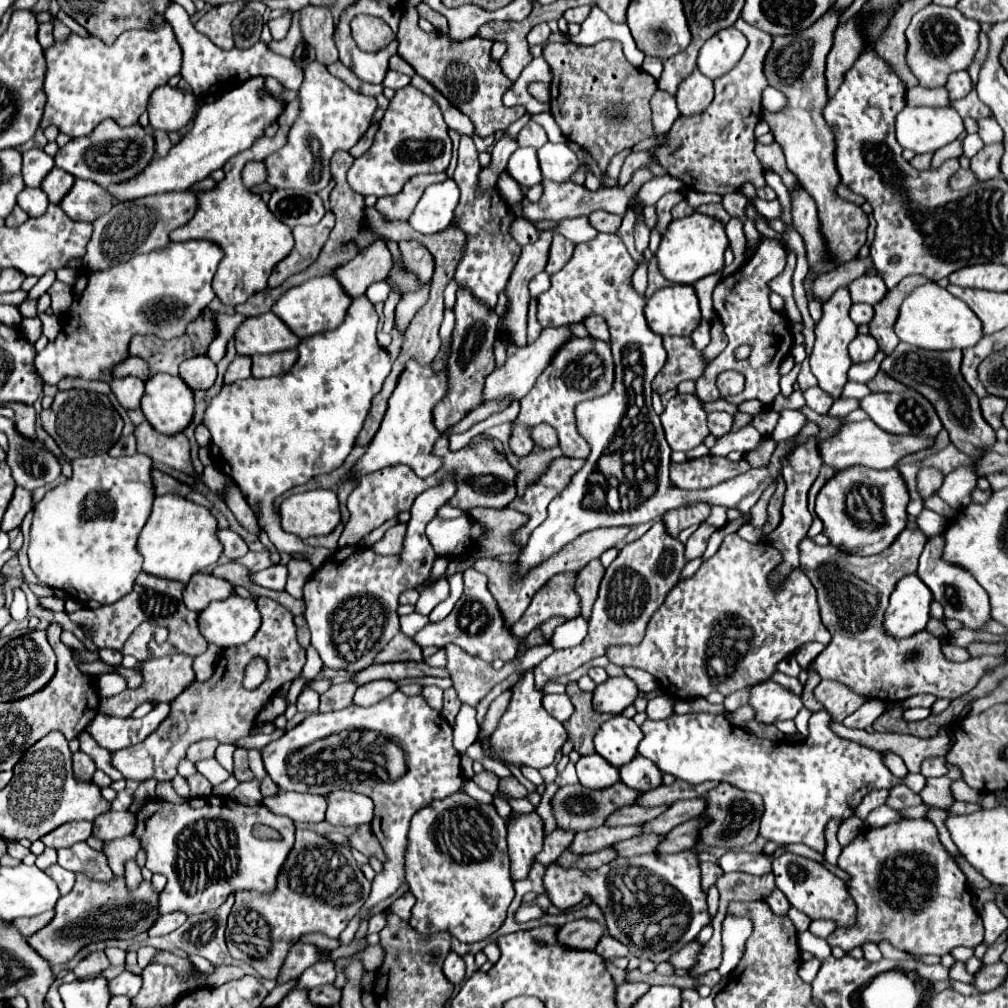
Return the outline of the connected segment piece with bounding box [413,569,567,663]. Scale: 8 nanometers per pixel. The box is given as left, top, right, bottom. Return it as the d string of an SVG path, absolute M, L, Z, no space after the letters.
M467 569L463 573L463 579L465 579L465 591L461 595L461 599L455 603L453 611L441 621L441 623L427 623L415 637L413 641L423 649L423 647L429 647L429 645L435 645L435 647L445 647L449 643L455 643L459 647L463 647L469 655L473 657L479 657L487 663L495 661L495 659L501 659L501 661L511 661L517 653L519 653L519 645L523 647L535 647L535 645L543 645L543 643L549 643L551 637L553 637L553 631L563 625L567 619L563 617L551 617L547 619L543 625L535 627L529 635L525 635L523 639L515 639L513 631L505 625L505 619L503 619L503 613L499 611L497 603L495 603L495 597L491 595L491 591L487 589L487 575L479 573L477 569Z

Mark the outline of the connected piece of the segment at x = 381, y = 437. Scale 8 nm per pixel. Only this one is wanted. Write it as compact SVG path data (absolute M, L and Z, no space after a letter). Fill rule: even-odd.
M409 361L403 375L399 377L399 383L393 395L389 397L387 415L379 431L375 433L373 441L369 443L365 453L359 457L355 467L345 475L345 479L361 479L363 475L369 475L369 473L375 473L379 469L399 465L399 463L411 465L411 469L419 477L433 475L441 467L441 459L433 457L431 451L433 451L435 441L441 437L441 433L433 425L431 409L437 405L441 397L445 397L445 393L447 393L447 371L433 373L429 365L421 367L419 363Z

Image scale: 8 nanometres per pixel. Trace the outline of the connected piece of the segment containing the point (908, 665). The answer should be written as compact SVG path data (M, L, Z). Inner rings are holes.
M905 529L881 555L865 557L865 565L855 565L849 553L833 545L819 547L809 537L801 541L801 563L805 565L801 569L817 589L821 619L831 633L831 643L811 663L823 679L839 681L851 691L879 701L903 701L917 693L957 699L969 693L989 667L997 667L1005 661L1005 657L977 657L953 663L943 657L939 639L925 631L907 639L893 639L883 633L881 621L889 595L901 577L917 571L925 543L927 537L921 529ZM911 651L917 651L917 655L907 661L905 655Z

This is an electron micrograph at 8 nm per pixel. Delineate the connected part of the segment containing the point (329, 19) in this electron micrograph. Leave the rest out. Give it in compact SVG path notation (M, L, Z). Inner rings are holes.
M307 5L301 9L301 31L303 39L315 49L317 61L323 65L329 65L337 61L337 49L333 43L333 31L335 21L327 7L313 7Z

